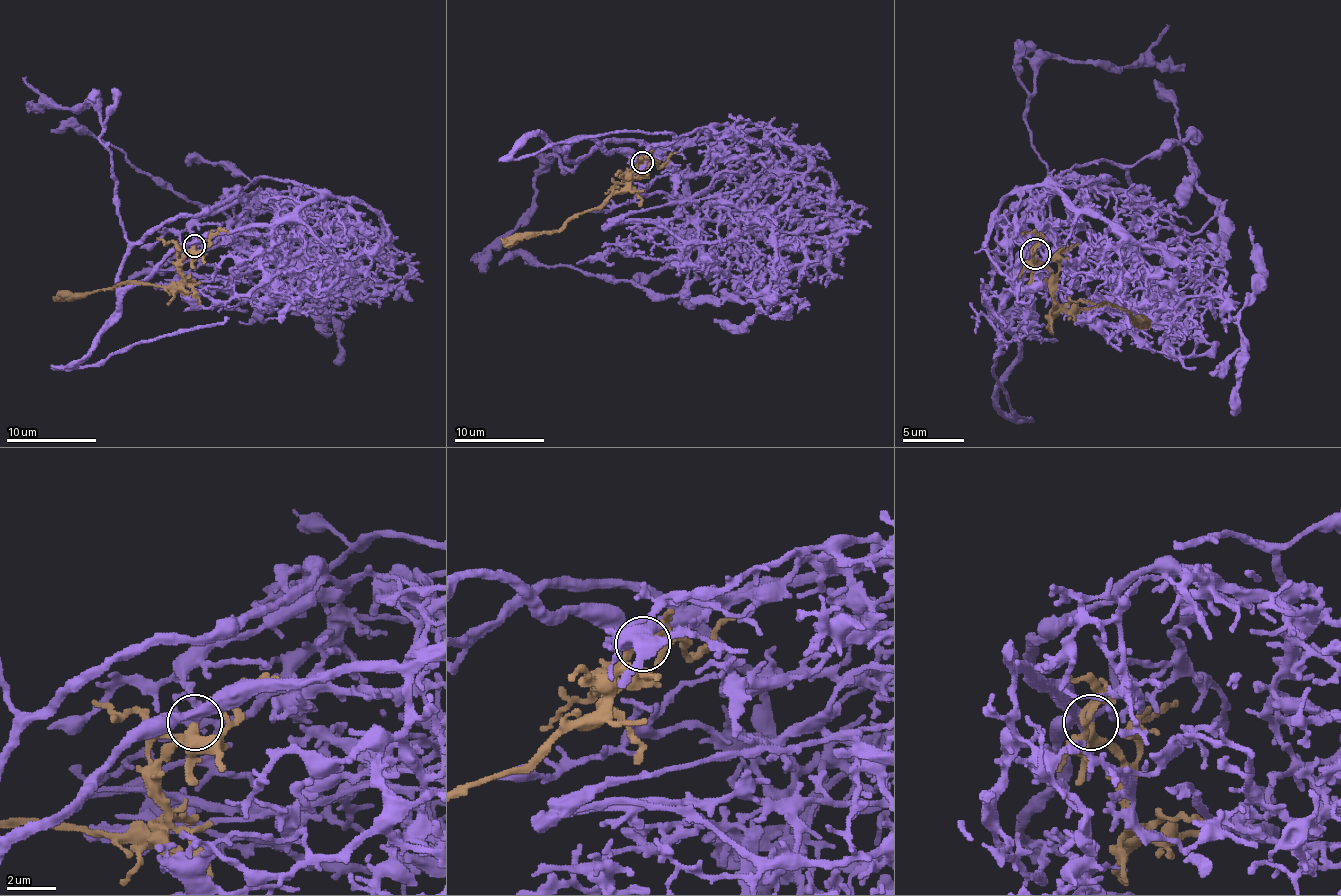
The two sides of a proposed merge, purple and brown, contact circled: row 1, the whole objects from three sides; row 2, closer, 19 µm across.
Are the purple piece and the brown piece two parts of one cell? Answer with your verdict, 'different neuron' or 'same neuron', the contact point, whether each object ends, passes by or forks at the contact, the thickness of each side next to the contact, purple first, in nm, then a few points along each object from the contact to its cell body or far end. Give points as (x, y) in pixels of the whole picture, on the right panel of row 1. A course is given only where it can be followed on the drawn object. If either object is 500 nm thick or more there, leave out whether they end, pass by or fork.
same neuron | (1035, 253) | purple passes by | brown passes by | 320/360 nm | purple via (1034, 254), (1000, 306), (1031, 291), (1007, 214), (1059, 178), (1163, 227), (1215, 214), (1175, 98) | brown via (1034, 254), (1053, 276), (1056, 300), (1074, 309), (1117, 303), (1141, 328)

